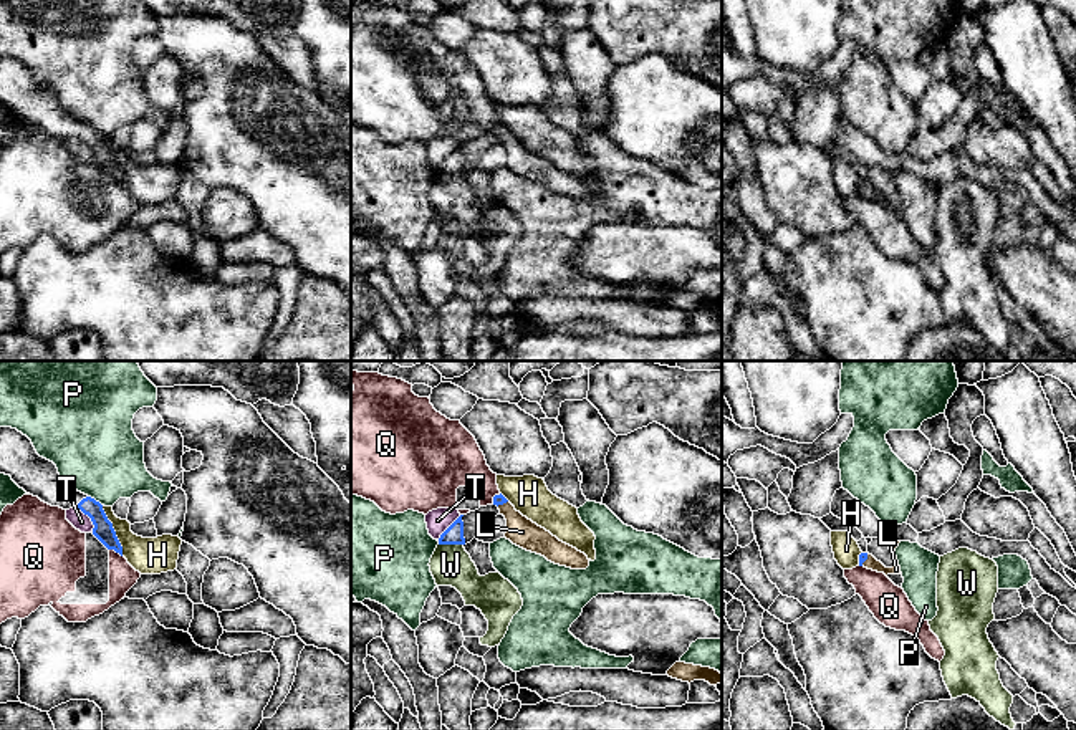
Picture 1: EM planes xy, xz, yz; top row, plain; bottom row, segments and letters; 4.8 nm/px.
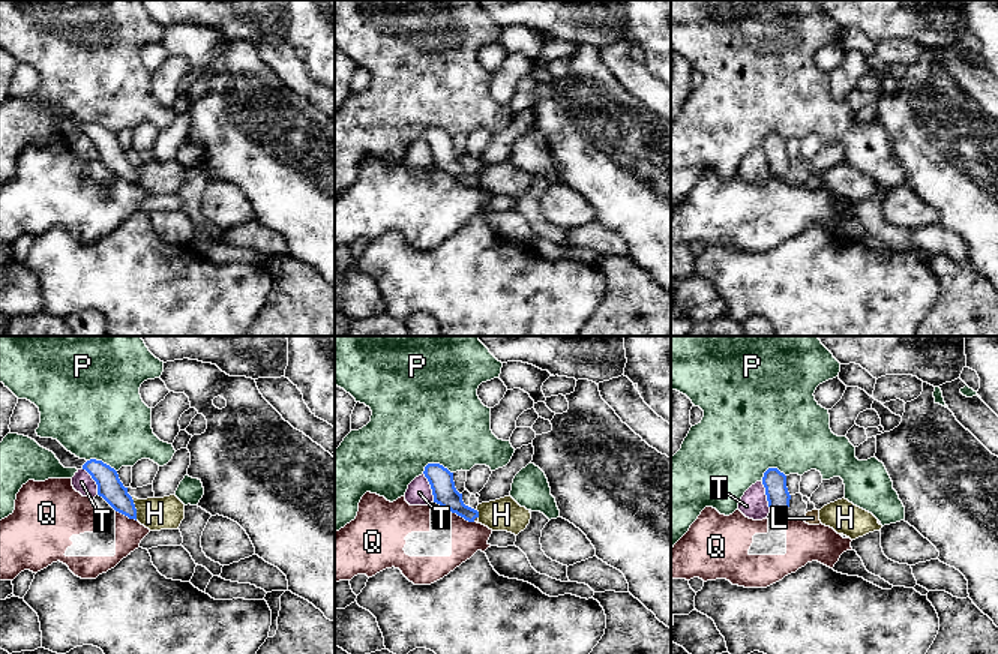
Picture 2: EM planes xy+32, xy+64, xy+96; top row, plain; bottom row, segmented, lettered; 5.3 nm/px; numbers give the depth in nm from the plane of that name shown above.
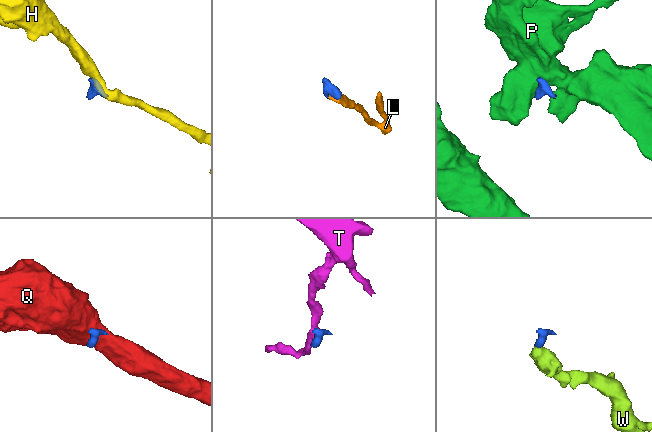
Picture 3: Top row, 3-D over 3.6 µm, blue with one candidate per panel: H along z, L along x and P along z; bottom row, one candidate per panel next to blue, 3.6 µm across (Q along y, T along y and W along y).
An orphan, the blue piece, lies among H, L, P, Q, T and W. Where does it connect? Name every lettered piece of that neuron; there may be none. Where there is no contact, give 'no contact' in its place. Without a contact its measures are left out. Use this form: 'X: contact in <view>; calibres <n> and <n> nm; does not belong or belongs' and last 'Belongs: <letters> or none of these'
H: contact in xy; calibres 100 and 180 nm; does not belong
L: contact in yz; calibres 50 and 60 nm; belongs
P: contact in xy; calibres 100 and 420 nm; does not belong
Q: contact in xy; calibres 100 and 200 nm; does not belong
T: contact in xy; calibres 100 and 90 nm; does not belong
W: contact in xz; calibres 100 and 200 nm; does not belong
Belongs: L

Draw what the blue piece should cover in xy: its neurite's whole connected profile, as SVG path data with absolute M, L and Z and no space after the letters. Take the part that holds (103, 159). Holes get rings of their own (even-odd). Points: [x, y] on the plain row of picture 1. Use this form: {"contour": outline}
{"contour": "M0 56L0 103L26 122L63 139L79 137L94 154L93 164L108 177L122 185L122 175L103 134L70 116L53 91L40 86L31 70L12 56Z"}

